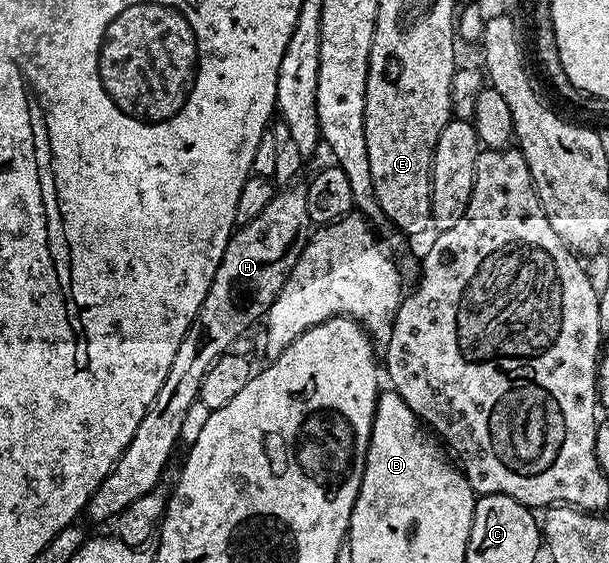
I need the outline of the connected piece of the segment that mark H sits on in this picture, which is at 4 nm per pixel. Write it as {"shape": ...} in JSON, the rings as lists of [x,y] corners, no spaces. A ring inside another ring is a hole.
{"shape":[[[302,182],[283,187],[257,218],[241,225],[231,236],[224,258],[220,258],[220,266],[212,278],[212,286],[208,286],[208,294],[198,311],[198,319],[184,334],[180,347],[176,349],[176,358],[172,358],[172,366],[168,366],[164,386],[160,386],[156,398],[152,398],[152,406],[148,406],[144,418],[140,418],[132,442],[128,442],[114,469],[86,503],[84,512],[87,517],[113,521],[128,502],[136,502],[136,498],[159,487],[161,480],[158,479],[174,447],[180,444],[184,418],[192,405],[199,401],[204,376],[222,355],[235,347],[233,344],[257,320],[259,323],[265,317],[311,237],[306,187]]]}

